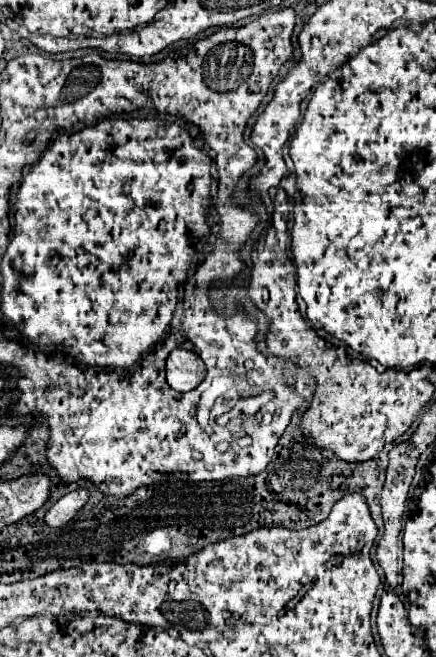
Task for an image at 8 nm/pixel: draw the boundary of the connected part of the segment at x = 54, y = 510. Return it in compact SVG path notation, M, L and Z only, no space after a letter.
M77 488L69 494L65 494L61 500L57 500L45 514L45 522L47 526L53 526L53 528L61 528L65 524L69 524L77 512L87 504L89 500L89 490L85 488Z

